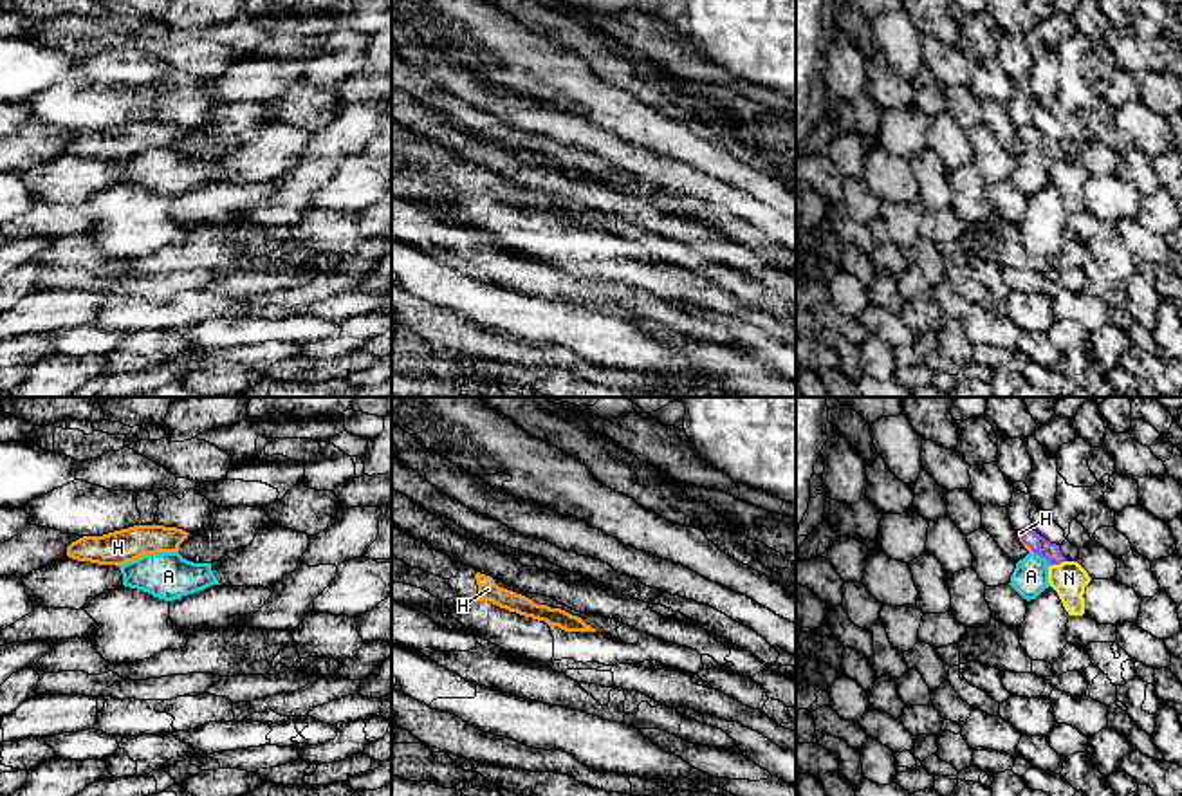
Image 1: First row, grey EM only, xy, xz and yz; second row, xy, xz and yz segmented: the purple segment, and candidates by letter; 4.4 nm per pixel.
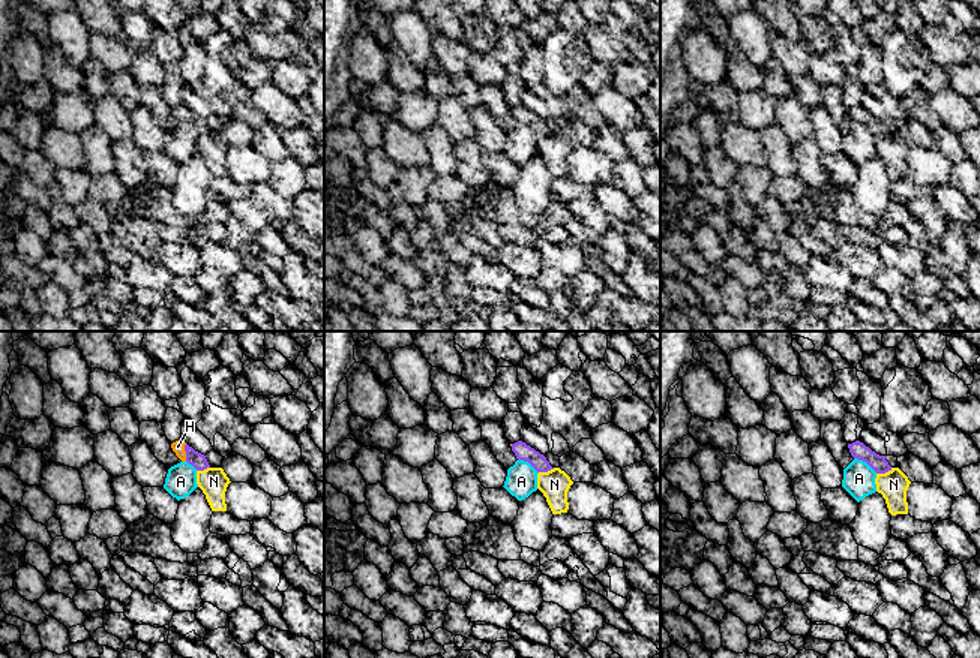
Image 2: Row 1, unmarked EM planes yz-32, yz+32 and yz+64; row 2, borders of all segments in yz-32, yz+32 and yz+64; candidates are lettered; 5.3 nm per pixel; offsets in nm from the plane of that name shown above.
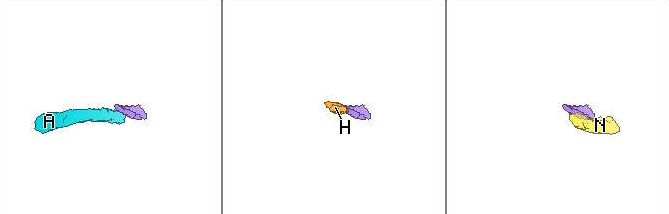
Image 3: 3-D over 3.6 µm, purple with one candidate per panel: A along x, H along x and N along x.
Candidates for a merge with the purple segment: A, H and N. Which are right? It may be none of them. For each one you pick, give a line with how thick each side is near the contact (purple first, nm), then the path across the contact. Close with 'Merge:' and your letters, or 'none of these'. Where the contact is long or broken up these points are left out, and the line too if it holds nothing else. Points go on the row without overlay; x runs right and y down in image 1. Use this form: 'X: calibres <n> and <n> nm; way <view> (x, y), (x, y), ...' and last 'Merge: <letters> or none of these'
H: calibres 80 and 20 nm; way yz (1038, 139), (1024, 138), (1020, 129)
Merge: H

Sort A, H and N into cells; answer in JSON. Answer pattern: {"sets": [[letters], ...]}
{"sets": [["A"], ["H"], ["N"]]}

